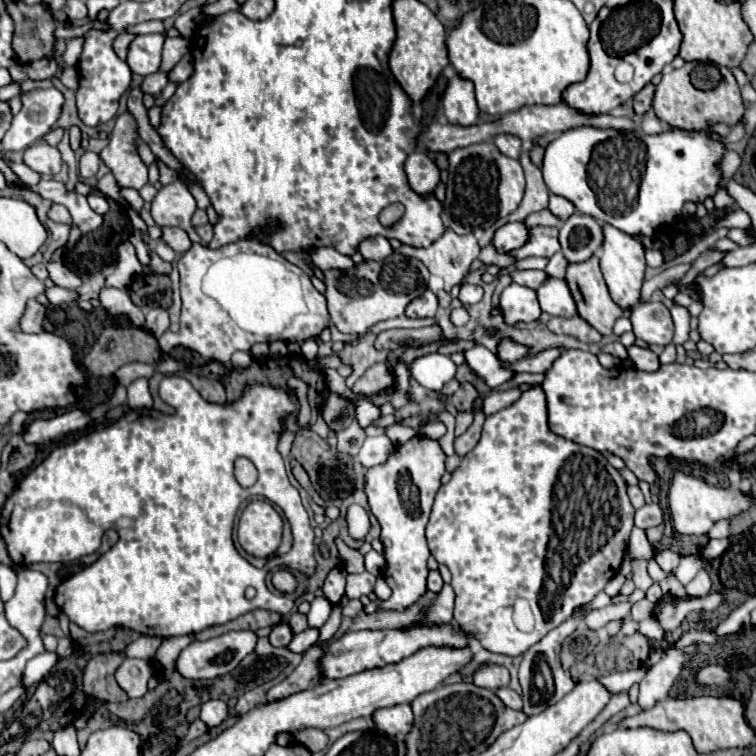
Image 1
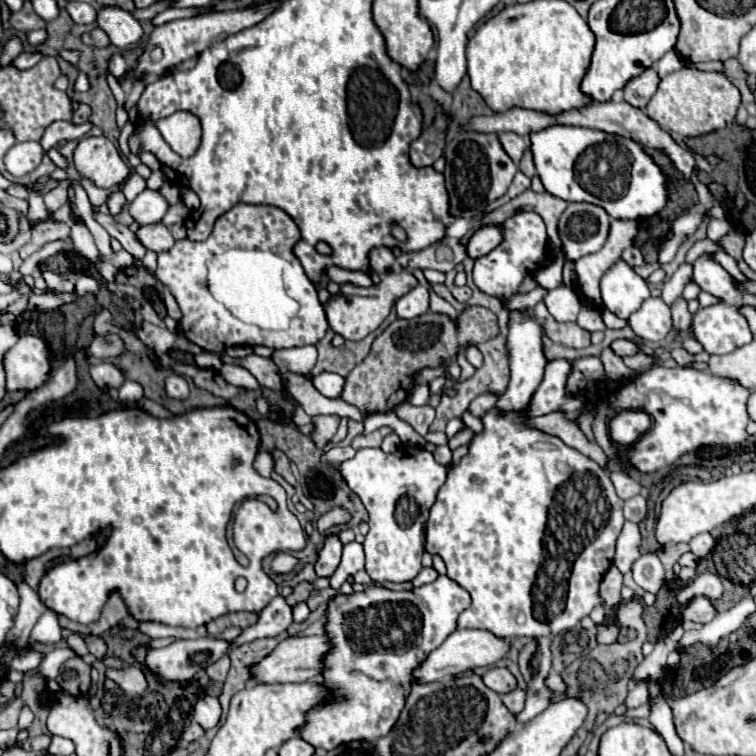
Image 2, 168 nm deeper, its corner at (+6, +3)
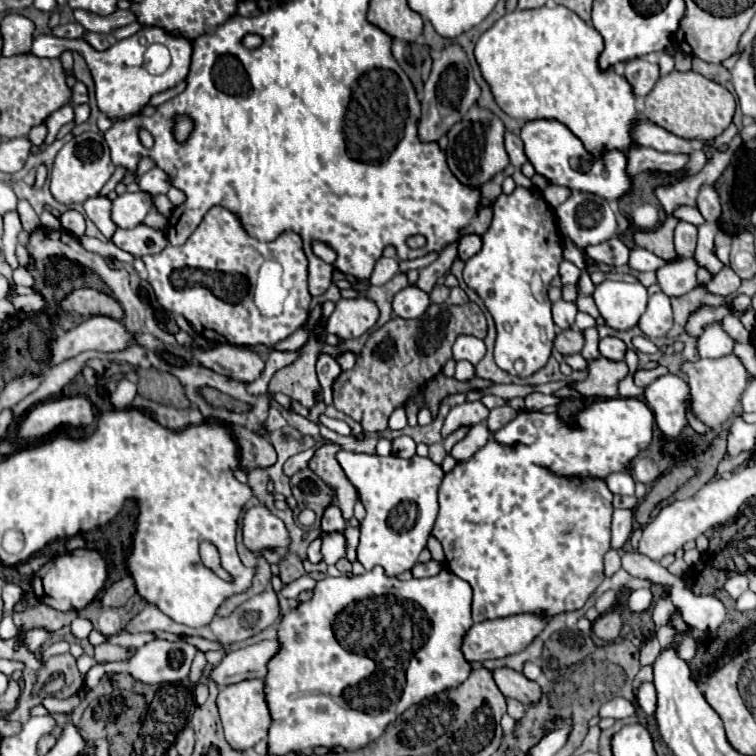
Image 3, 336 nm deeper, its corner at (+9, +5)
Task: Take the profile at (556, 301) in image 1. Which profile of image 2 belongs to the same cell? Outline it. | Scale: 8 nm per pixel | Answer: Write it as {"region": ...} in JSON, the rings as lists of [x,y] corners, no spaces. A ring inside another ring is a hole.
{"region":[[[564,285],[548,291],[544,303],[556,321],[576,321],[582,309],[578,295],[574,295],[574,289],[568,289]]]}

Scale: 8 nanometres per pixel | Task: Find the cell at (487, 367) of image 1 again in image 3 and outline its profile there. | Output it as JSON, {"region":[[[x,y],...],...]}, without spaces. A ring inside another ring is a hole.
{"region":[[[463,335],[455,341],[453,345],[453,359],[455,361],[469,361],[469,363],[479,363],[485,355],[485,343],[477,337],[471,337],[471,335]]]}

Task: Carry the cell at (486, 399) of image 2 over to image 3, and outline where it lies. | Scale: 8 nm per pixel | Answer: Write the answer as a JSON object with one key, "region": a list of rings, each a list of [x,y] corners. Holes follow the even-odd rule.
{"region":[[[467,401],[463,405],[455,405],[443,425],[443,437],[447,437],[451,431],[455,431],[461,425],[475,425],[485,421],[489,415],[489,409],[481,401]]]}

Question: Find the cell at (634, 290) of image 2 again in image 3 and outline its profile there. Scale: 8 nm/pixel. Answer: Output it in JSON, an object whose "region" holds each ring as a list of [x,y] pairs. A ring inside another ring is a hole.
{"region":[[[603,281],[595,287],[595,303],[609,327],[625,331],[637,325],[647,305],[647,289],[641,283]]]}

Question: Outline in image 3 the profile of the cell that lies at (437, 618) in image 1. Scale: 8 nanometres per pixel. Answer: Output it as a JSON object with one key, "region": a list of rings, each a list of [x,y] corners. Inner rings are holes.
{"region":[[[379,567],[373,571],[367,571],[363,575],[353,575],[353,577],[325,577],[319,581],[313,589],[313,599],[301,603],[297,609],[293,609],[289,615],[283,617],[279,623],[279,643],[281,651],[271,659],[269,665],[269,675],[265,679],[265,689],[267,689],[267,703],[271,709],[271,729],[269,729],[269,755],[285,755],[289,751],[301,753],[313,747],[335,747],[341,745],[347,751],[361,749],[363,745],[369,745],[375,741],[385,727],[395,721],[409,705],[421,701],[423,697],[431,697],[443,689],[449,689],[451,685],[461,685],[469,677],[469,663],[463,661],[463,655],[459,653],[459,641],[463,633],[473,625],[471,621],[471,585],[467,581],[455,577],[449,569],[441,569],[435,577],[427,579],[409,579],[409,581],[399,581],[397,577],[387,577],[381,573]]]}

